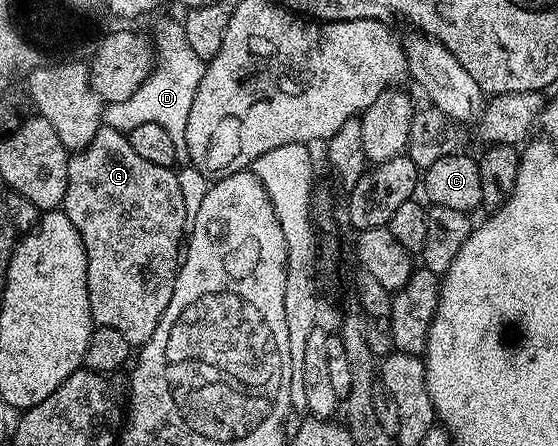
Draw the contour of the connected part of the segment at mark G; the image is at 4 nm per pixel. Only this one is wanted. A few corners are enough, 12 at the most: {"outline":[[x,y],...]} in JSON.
{"outline":[[99,127],[63,210],[96,326],[151,341],[190,208],[173,167]]}

